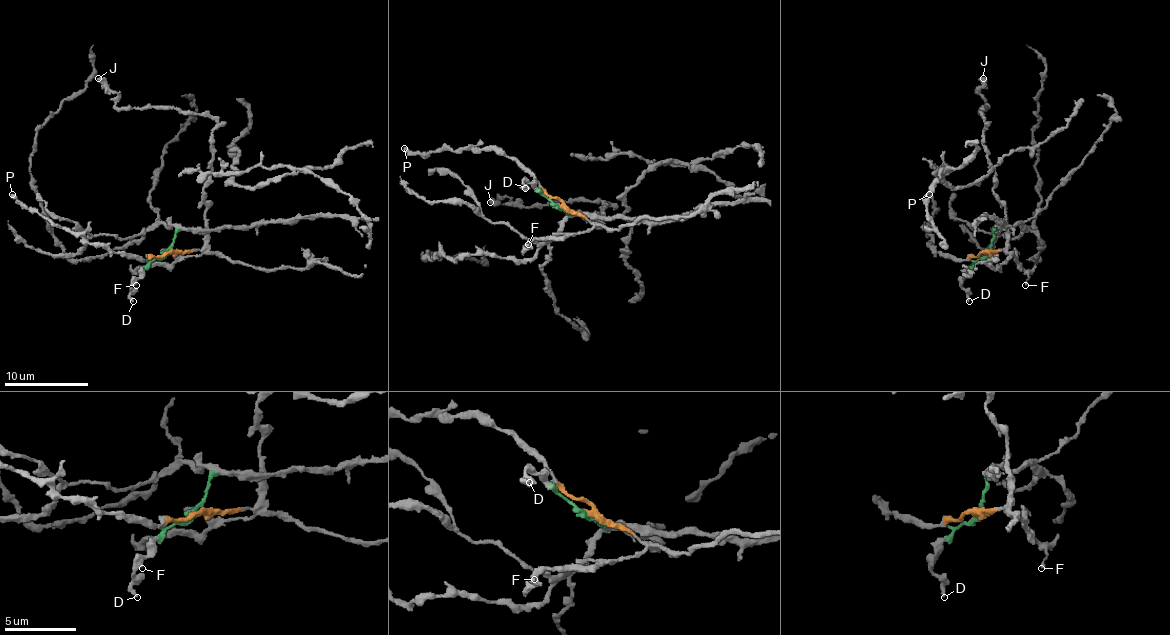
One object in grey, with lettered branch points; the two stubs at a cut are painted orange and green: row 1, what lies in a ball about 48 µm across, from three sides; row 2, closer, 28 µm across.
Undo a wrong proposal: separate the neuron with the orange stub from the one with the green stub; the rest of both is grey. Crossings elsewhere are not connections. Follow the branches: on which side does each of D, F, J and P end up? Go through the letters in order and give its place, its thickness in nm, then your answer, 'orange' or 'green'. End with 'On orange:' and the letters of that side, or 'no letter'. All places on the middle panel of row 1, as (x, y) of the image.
D: (525, 188) | 280 nm | green
F: (528, 244) | 200 nm | orange
J: (490, 202) | 550 nm | orange
P: (404, 148) | 360 nm | orange
On orange: F, J, P

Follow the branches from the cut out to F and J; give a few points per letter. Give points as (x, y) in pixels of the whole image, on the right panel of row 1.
F: (988, 254), (1007, 251), (1028, 277), (1026, 285)
J: (988, 254), (1005, 243), (1005, 205), (984, 144), (986, 100), (977, 91), (984, 79)

